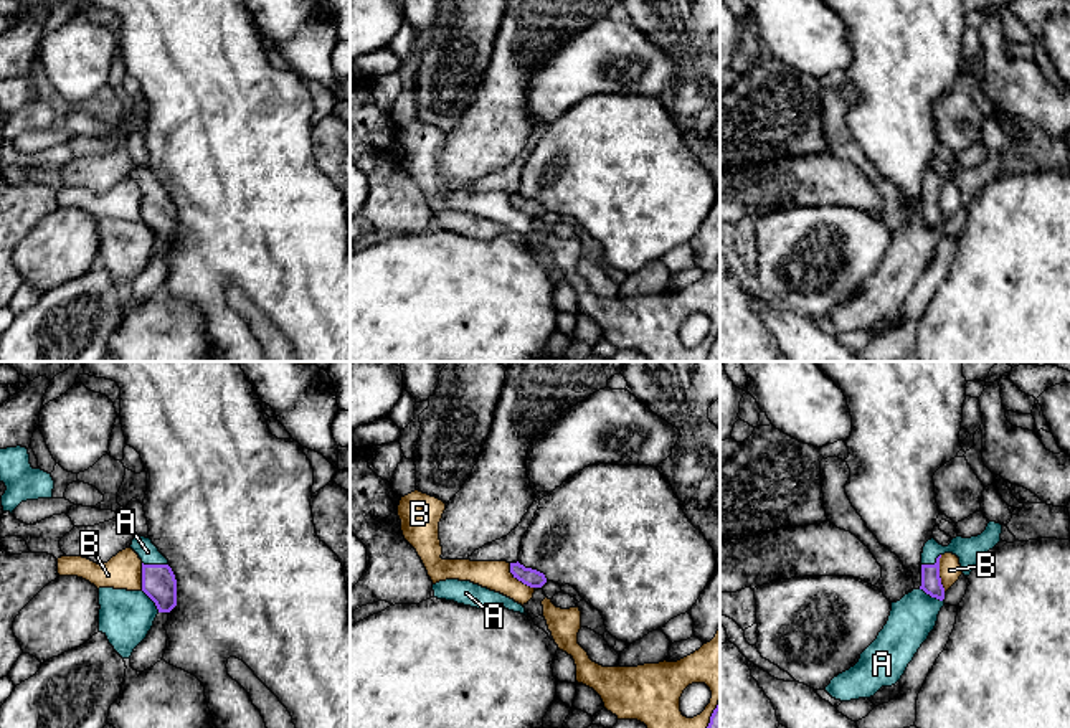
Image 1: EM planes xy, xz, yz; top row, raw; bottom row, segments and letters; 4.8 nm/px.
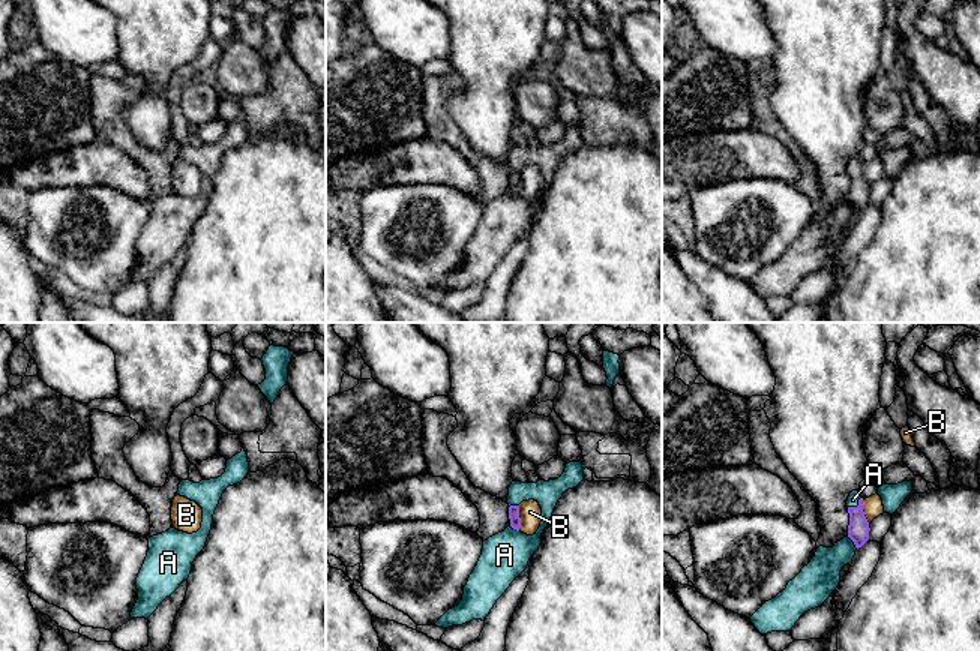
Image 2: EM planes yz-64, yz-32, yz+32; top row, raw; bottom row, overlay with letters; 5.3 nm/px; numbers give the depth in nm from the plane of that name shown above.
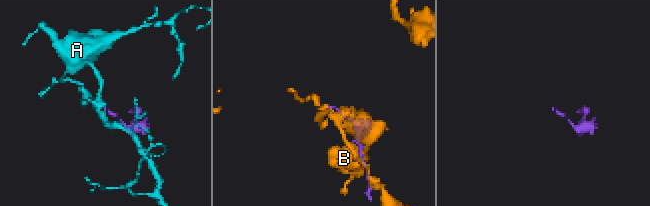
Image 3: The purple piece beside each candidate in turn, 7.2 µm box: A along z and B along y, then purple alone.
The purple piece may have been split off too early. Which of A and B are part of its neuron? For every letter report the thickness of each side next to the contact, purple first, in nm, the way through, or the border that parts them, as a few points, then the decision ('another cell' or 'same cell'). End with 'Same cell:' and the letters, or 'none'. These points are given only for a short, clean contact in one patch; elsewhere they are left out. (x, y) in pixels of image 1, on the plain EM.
A: 170/100 nm | same cell
B: 100/110 nm | another cell
Same cell: A

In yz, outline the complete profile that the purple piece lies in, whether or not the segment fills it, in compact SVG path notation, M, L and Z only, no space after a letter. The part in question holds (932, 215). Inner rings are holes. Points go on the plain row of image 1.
M989 152L986 160L971 168L956 167L948 177L928 170L921 183L921 216L892 233L887 254L877 269L860 284L859 292L839 304L826 322L840 332L874 327L882 317L900 312L908 294L935 259L945 236L940 208L940 188L953 183L961 201L969 206L978 191L1001 172L1002 155Z

